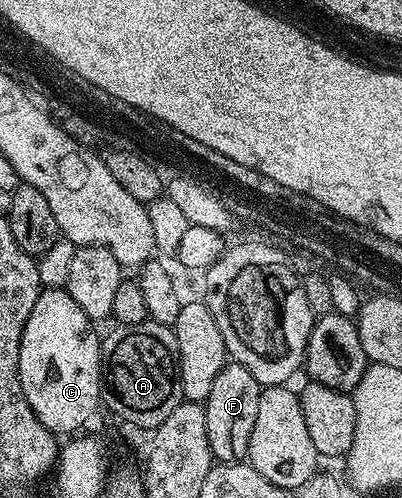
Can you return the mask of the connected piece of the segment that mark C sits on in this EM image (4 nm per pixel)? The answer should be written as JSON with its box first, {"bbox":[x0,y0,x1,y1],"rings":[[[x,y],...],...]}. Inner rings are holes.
{"bbox":[18,287,104,437],"rings":[[[47,287],[41,291],[36,297],[36,305],[32,305],[32,313],[28,313],[20,341],[18,376],[24,397],[28,405],[32,405],[32,413],[36,413],[40,425],[44,425],[44,429],[48,429],[55,437],[70,437],[81,432],[85,428],[82,426],[93,417],[98,403],[100,407],[104,395],[102,344],[94,327],[95,320],[87,317],[84,309],[80,309],[80,305],[76,305],[76,301],[72,301],[70,294],[61,287]]]}

